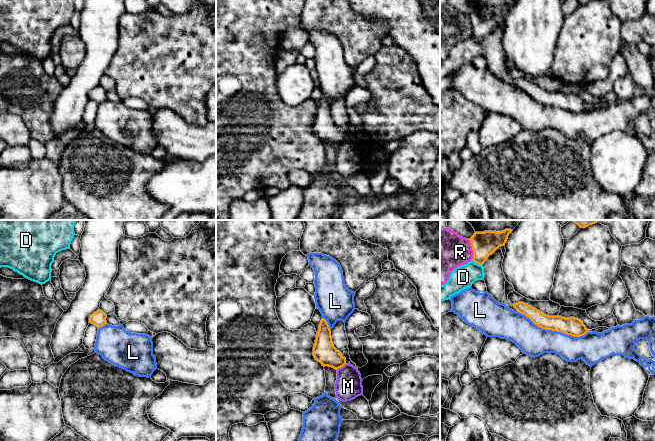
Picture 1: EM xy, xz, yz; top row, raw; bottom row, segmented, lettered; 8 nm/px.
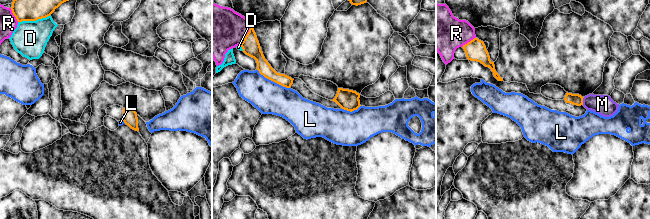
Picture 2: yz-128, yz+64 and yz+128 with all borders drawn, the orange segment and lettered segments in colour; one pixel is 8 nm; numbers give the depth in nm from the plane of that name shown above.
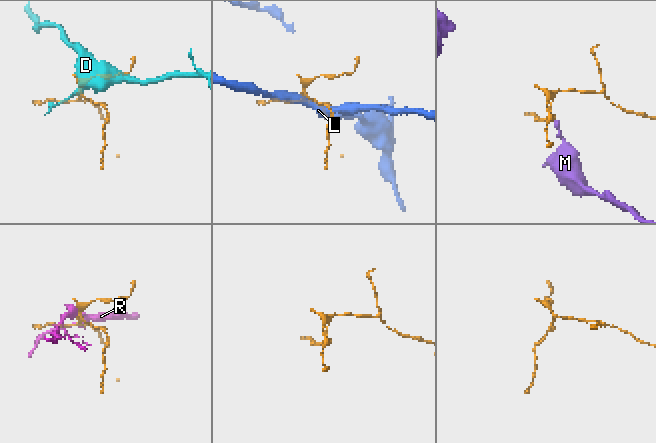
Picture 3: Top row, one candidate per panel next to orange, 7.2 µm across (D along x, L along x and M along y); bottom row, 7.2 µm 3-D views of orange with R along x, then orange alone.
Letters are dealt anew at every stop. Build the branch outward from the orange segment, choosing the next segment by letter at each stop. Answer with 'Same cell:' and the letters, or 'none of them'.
Same cell: none of them

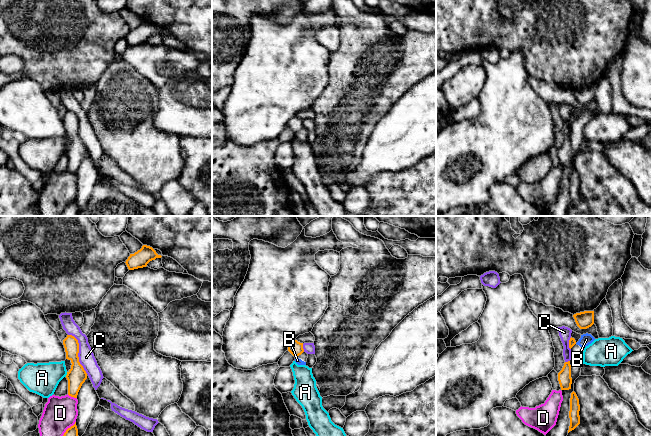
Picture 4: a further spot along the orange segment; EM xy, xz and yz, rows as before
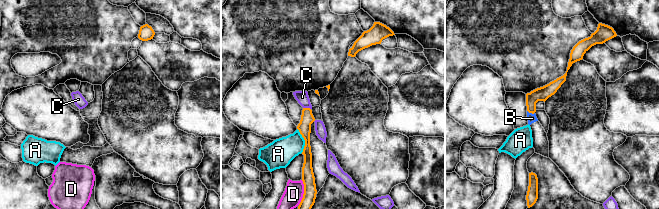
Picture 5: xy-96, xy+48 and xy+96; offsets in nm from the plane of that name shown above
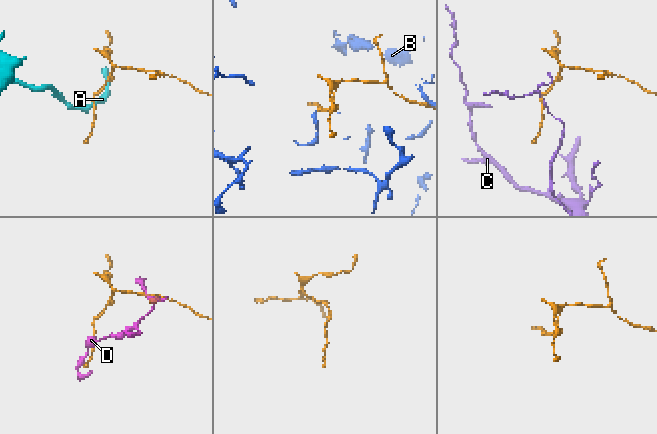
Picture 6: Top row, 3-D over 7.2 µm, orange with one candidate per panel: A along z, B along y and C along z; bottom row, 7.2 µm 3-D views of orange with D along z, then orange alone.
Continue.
Same cell: none of them

